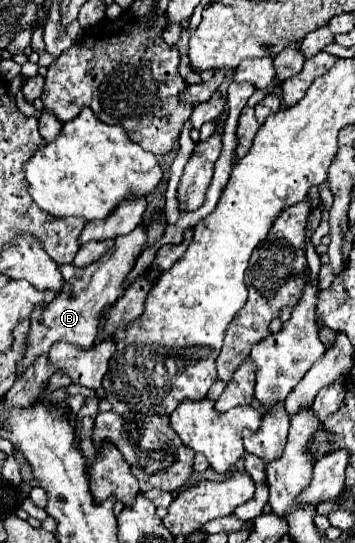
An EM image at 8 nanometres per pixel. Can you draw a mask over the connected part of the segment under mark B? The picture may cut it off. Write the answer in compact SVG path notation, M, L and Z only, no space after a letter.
M136 227L132 233L118 237L114 243L114 247L96 263L90 265L86 269L78 269L74 265L58 265L62 277L66 279L64 289L54 297L54 301L46 307L38 305L30 317L30 337L26 343L26 355L22 359L22 363L18 363L18 379L22 377L22 373L26 371L28 363L34 363L36 357L40 355L48 355L50 347L58 341L66 341L72 345L78 345L82 349L90 349L96 333L98 333L98 325L102 319L102 313L108 311L108 307L122 295L122 283L126 279L126 275L130 273L130 269L134 267L142 245L146 243L146 227Z

